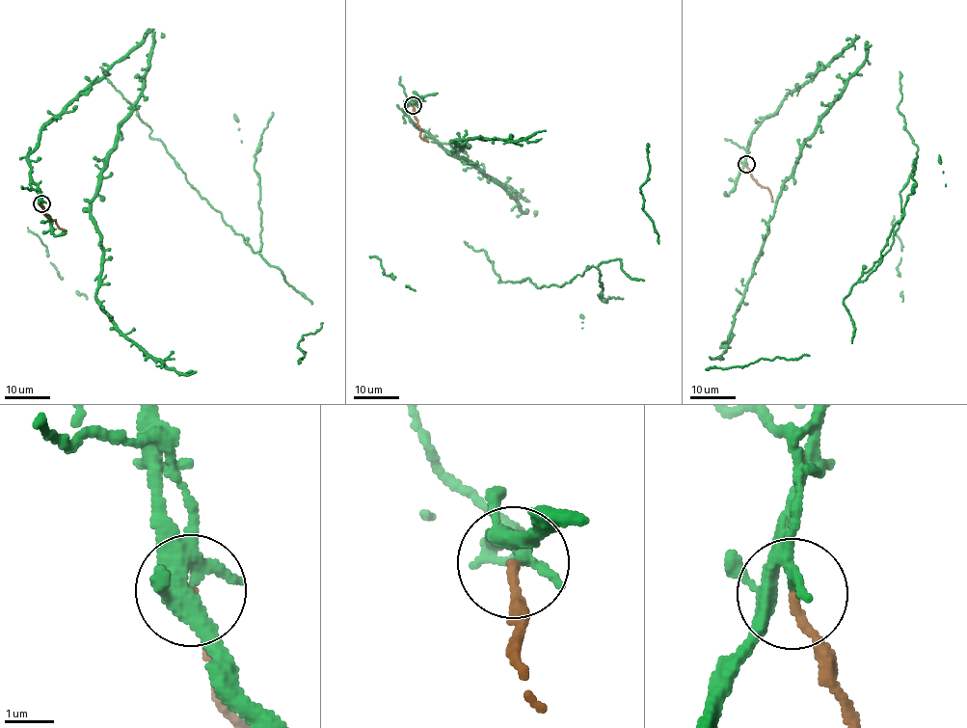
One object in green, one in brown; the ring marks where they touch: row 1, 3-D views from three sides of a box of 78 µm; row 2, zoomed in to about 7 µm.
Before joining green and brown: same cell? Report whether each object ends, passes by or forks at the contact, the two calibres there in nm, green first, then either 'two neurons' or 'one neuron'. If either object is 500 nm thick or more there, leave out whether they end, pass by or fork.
green forks | brown ends | 190/180 nm | two neurons

